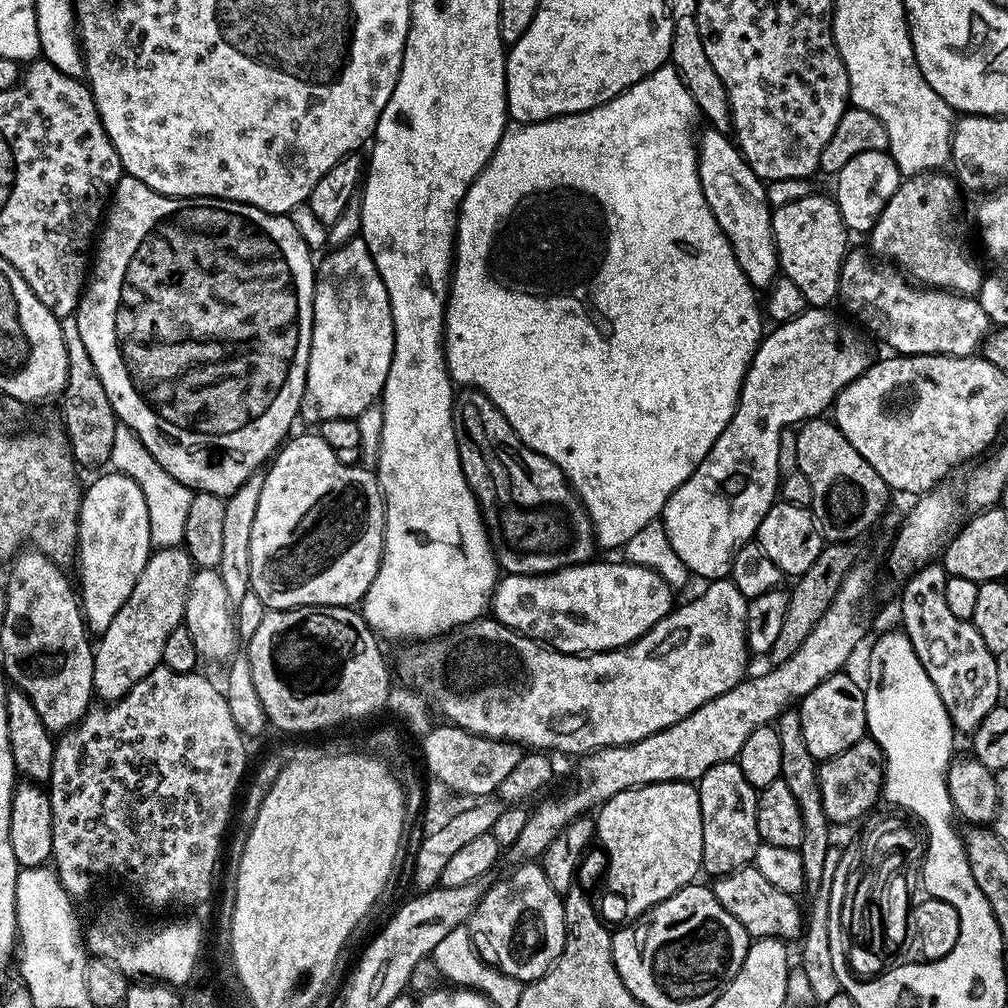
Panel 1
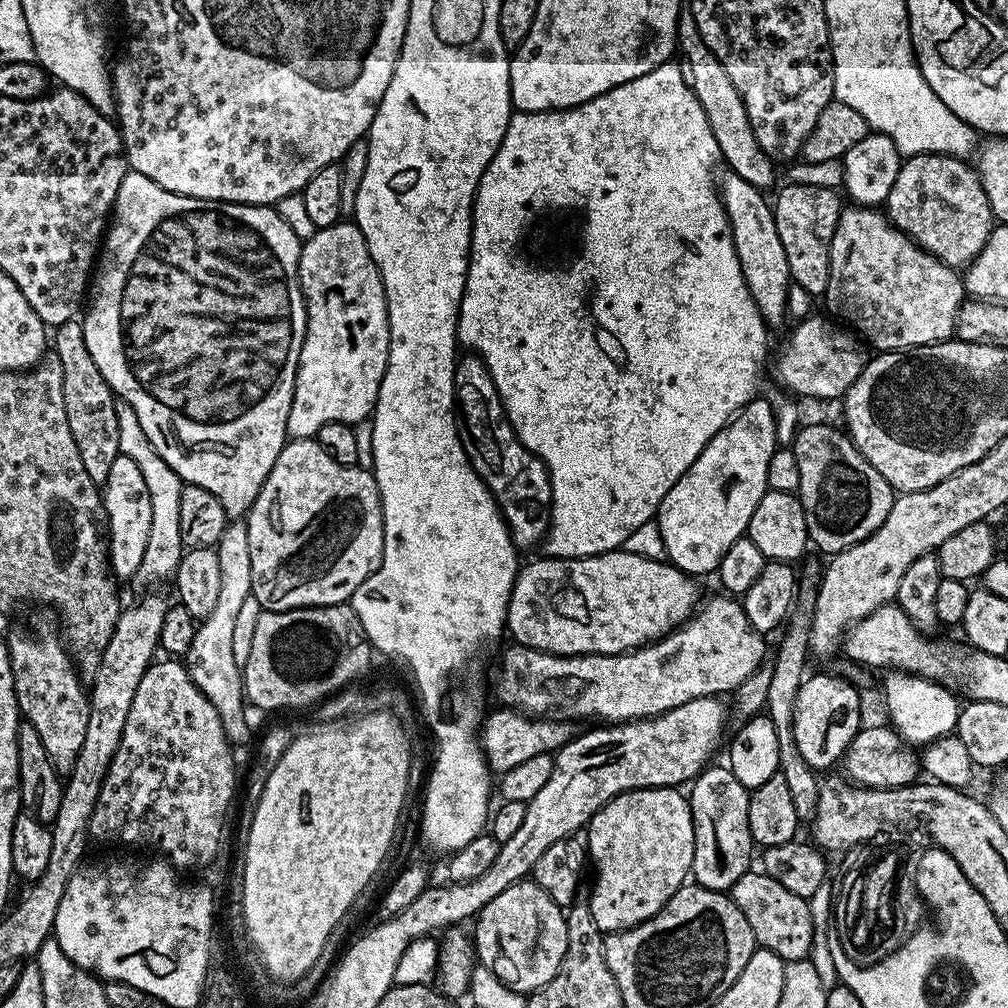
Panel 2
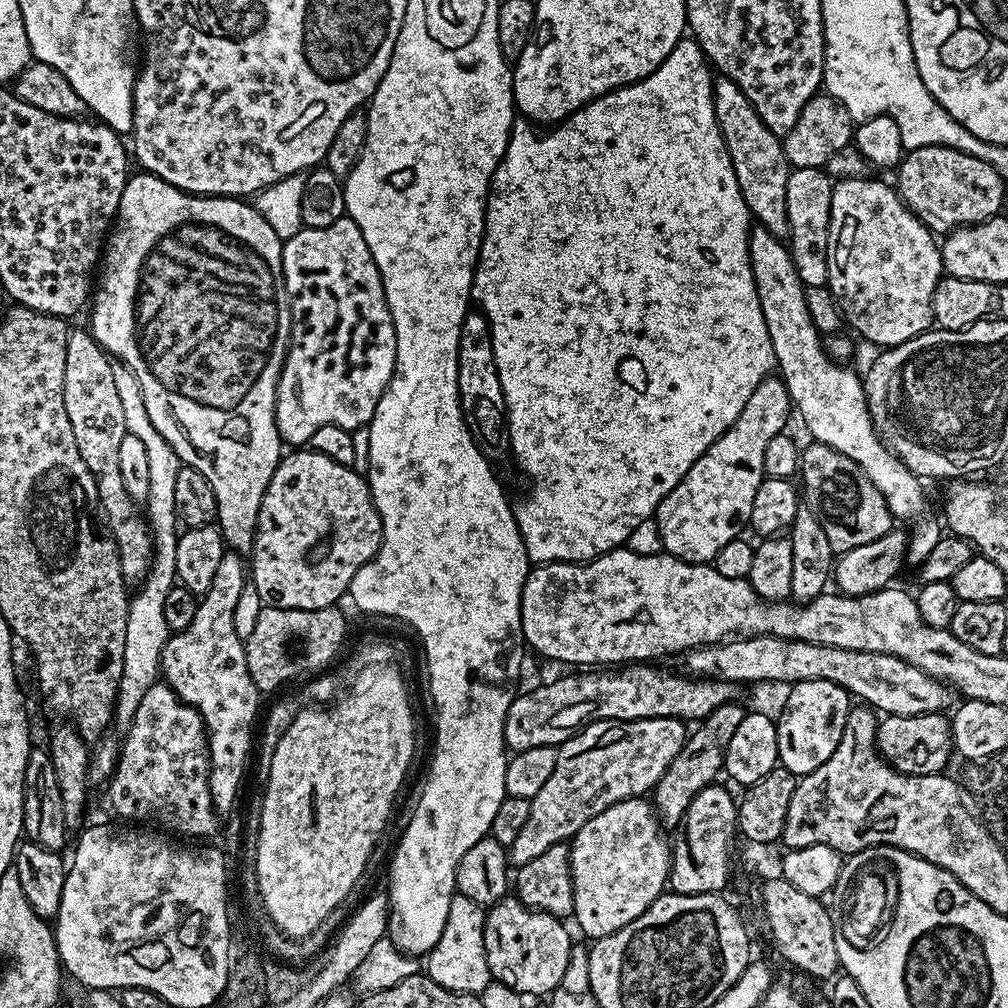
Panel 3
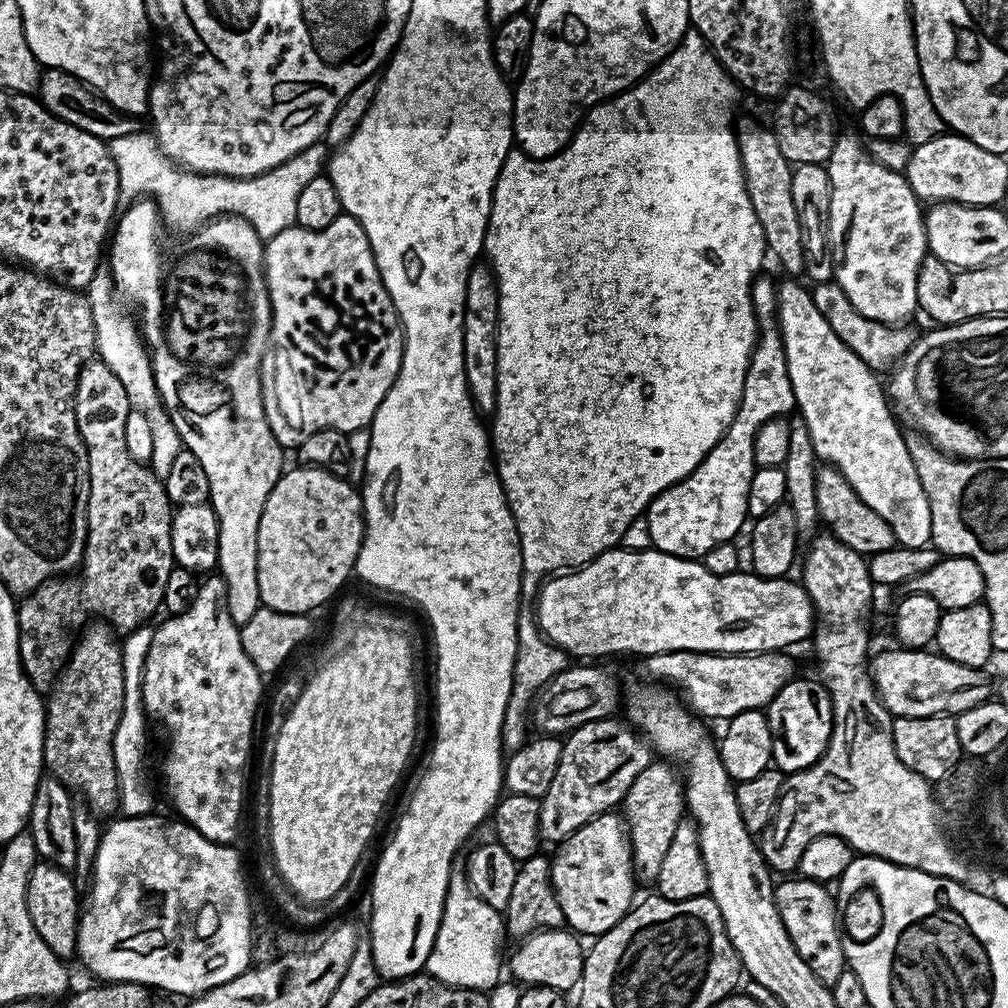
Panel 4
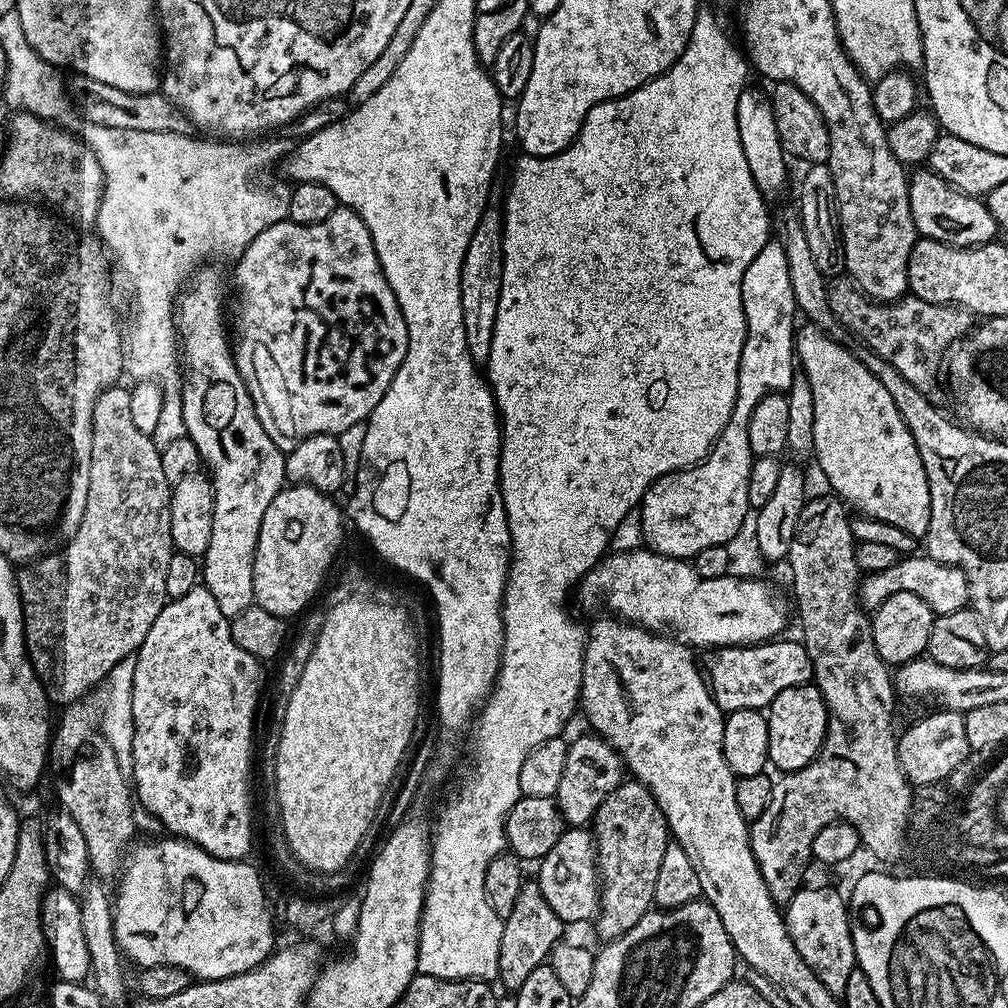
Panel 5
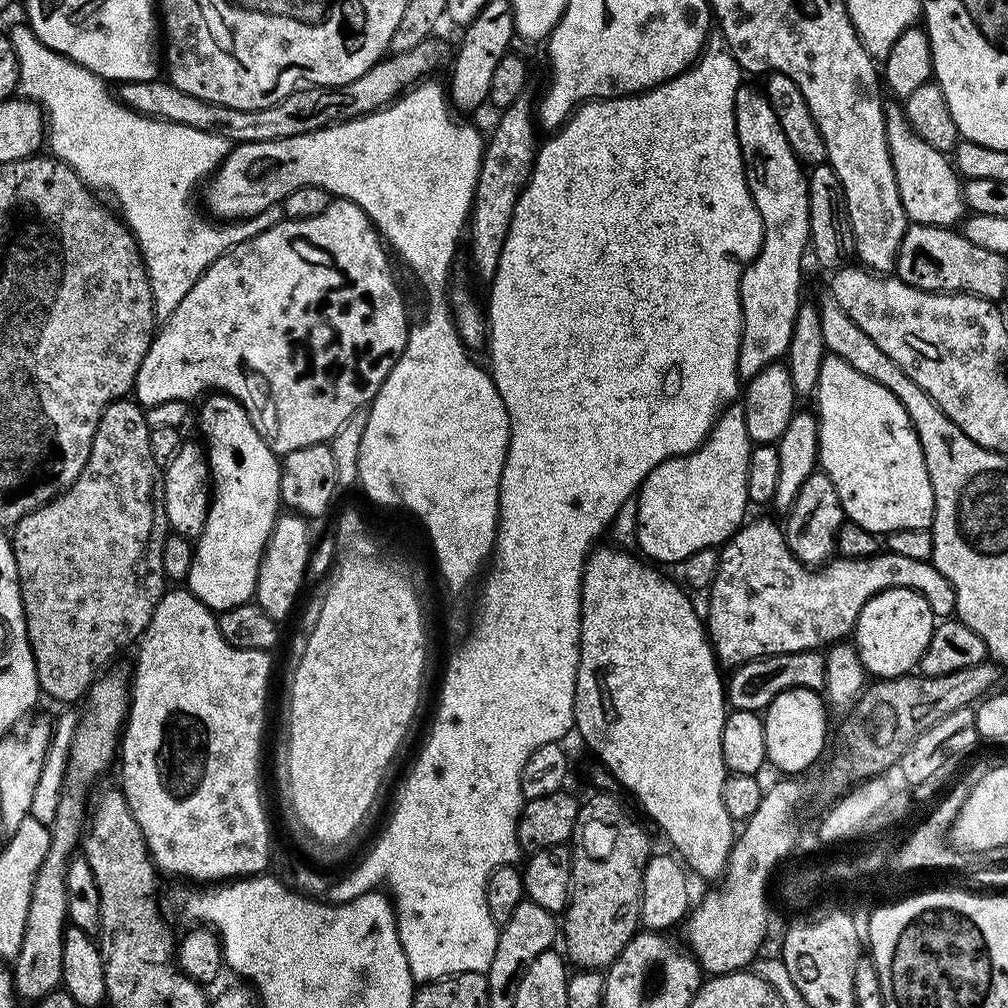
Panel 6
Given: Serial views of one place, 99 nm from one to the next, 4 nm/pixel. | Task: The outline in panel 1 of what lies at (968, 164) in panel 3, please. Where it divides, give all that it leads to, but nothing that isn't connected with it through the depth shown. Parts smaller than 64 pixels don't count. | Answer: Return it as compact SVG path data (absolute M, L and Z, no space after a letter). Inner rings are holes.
M944 170L901 179L898 190L894 190L894 198L886 202L876 225L872 227L871 255L881 261L891 262L917 285L955 292L958 296L975 297L982 286L985 273L980 272L975 258L955 236L960 194L962 195L960 184Z

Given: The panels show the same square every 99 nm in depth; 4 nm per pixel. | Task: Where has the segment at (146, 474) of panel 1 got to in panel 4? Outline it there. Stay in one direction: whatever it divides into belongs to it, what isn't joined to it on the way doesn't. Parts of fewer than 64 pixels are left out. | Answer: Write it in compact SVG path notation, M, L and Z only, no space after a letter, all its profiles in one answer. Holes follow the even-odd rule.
M101 266L94 274L94 278L88 283L86 289L88 305L94 318L96 327L96 352L99 359L104 361L114 374L118 374L118 382L126 386L128 401L131 402L133 409L140 412L150 422L150 435L154 438L154 454L150 461L150 467L157 476L163 477L170 474L170 465L174 458L182 450L180 443L180 433L174 430L172 419L168 416L159 396L156 395L156 383L152 373L152 357L142 339L142 333L128 316L123 316L118 309L112 305L112 296L114 297L114 285L112 283L112 274L107 267ZM151 627L137 628L135 632L127 633L123 637L120 650L126 694L122 706L122 718L118 718L118 730L114 730L114 770L118 774L118 786L120 787L119 811L124 816L150 816L154 812L152 796L144 789L144 782L140 778L144 758L145 731L148 724L150 725L149 717L144 710L142 678L144 677L144 663L146 662L146 654L150 650L152 634L153 629Z

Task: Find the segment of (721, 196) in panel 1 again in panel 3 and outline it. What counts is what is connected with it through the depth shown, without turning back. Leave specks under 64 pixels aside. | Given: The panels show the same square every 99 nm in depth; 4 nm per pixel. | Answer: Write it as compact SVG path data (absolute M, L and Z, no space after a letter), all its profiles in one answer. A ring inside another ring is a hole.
M756 226L748 237L748 253L758 302L762 306L762 318L766 318L770 352L779 379L788 387L791 407L800 411L800 420L812 435L809 437L815 443L830 446L838 450L838 454L846 454L846 458L853 460L882 494L897 521L914 519L924 510L921 477L915 476L881 442L868 413L863 379L826 353L822 333L814 326L810 312L806 310L806 289L796 273L789 245L781 237L770 234L770 230Z

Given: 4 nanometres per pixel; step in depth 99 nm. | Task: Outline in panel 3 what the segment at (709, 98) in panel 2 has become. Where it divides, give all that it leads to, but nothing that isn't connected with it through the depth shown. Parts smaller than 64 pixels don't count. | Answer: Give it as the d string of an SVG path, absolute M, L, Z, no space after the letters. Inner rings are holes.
M717 75L712 85L712 97L718 130L726 142L734 166L734 178L738 178L738 190L746 202L749 217L754 218L759 227L770 230L770 234L787 237L786 182L790 165L784 157L781 137L768 129L762 118L758 118L758 110L754 110L750 98L742 94L733 80Z

